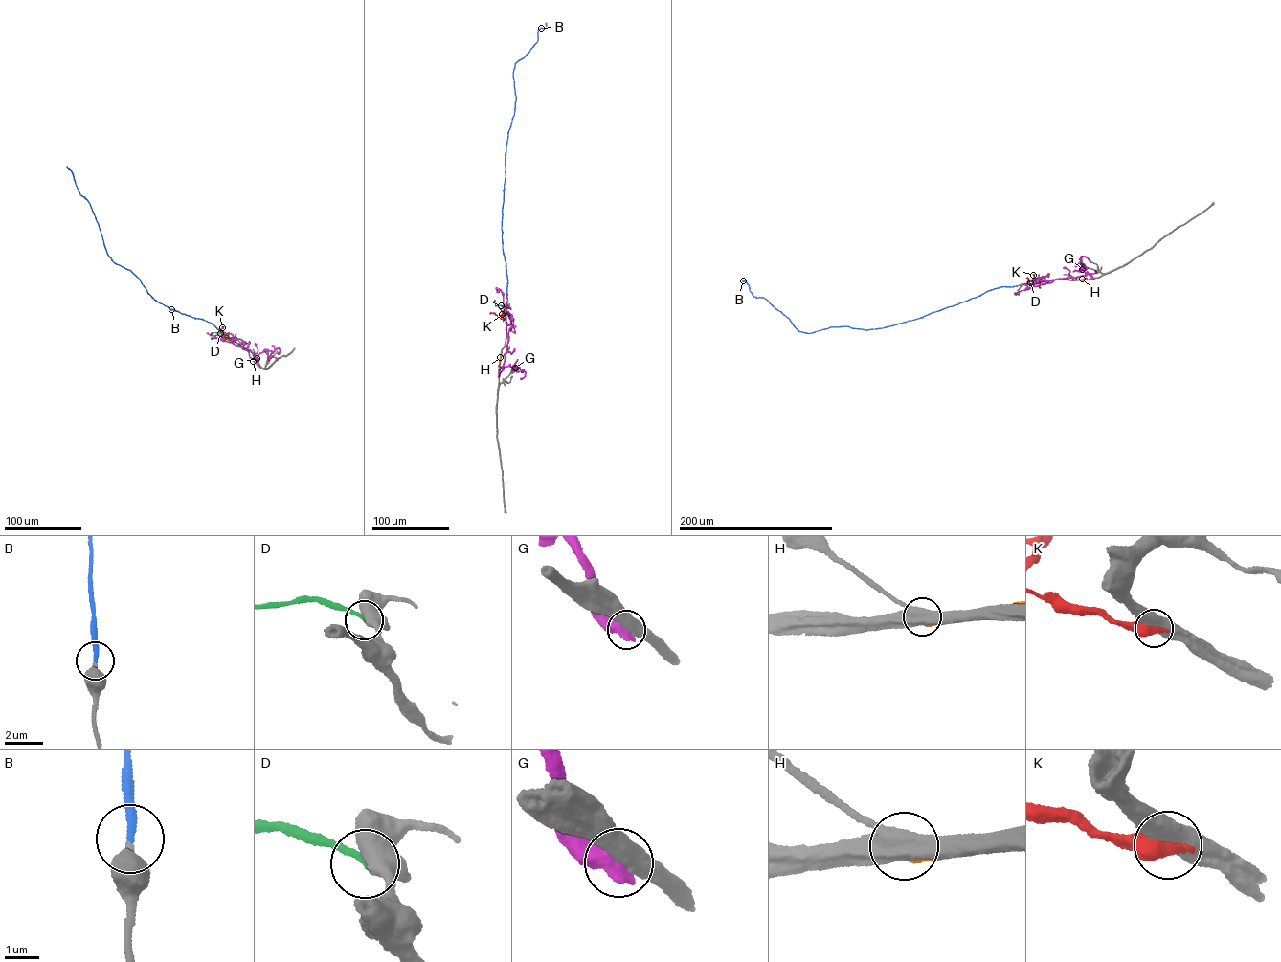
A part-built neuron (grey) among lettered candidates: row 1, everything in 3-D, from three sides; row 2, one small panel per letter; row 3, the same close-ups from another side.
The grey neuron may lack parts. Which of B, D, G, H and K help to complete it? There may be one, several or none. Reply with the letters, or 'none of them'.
B

